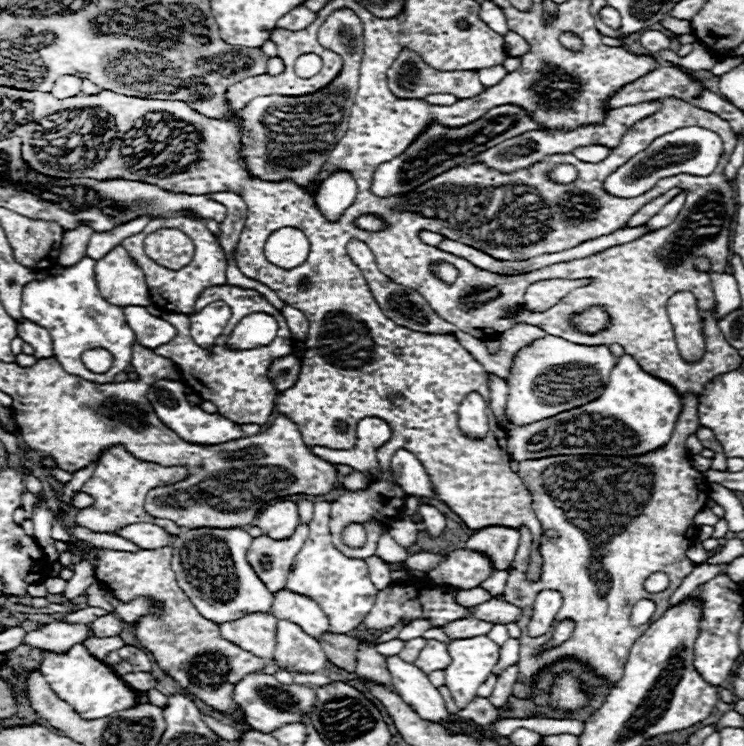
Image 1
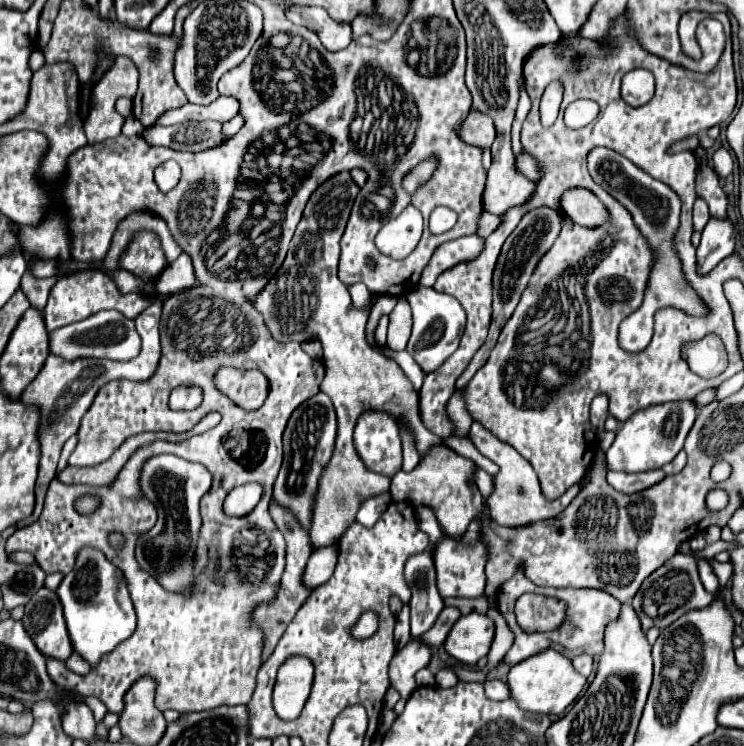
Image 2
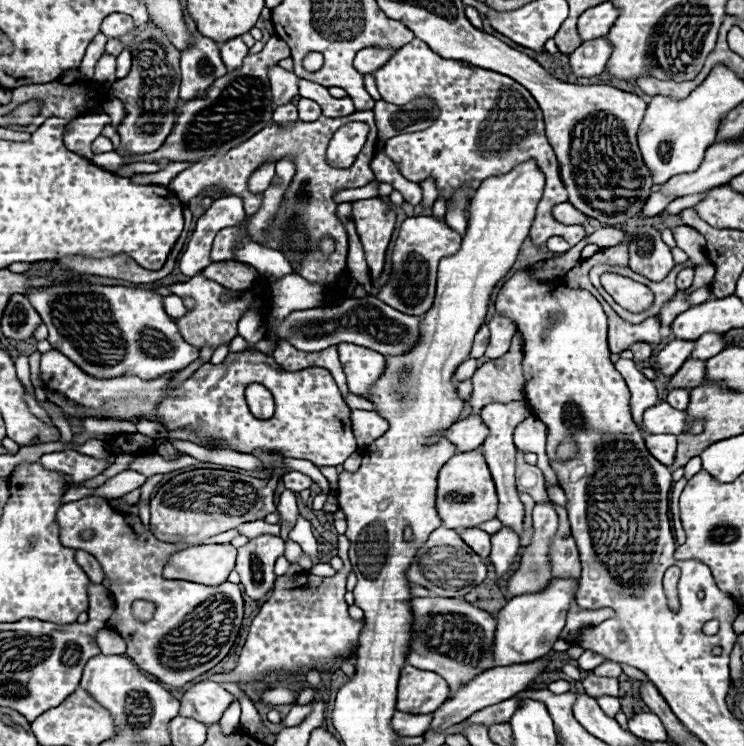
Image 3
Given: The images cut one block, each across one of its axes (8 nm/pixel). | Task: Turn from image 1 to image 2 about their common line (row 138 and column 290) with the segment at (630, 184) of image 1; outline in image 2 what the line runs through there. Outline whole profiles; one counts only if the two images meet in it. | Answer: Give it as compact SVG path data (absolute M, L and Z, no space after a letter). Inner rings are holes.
M290 656L276 674L272 706L278 718L296 720L307 701L314 676L314 666L306 656Z

